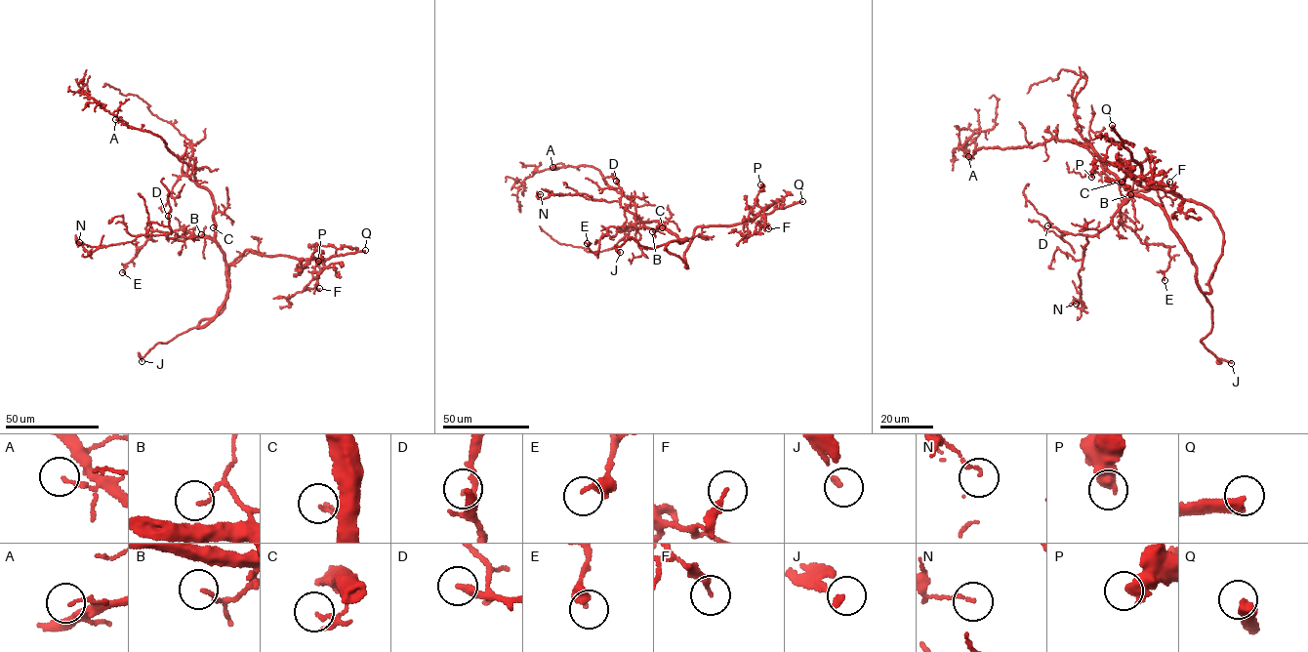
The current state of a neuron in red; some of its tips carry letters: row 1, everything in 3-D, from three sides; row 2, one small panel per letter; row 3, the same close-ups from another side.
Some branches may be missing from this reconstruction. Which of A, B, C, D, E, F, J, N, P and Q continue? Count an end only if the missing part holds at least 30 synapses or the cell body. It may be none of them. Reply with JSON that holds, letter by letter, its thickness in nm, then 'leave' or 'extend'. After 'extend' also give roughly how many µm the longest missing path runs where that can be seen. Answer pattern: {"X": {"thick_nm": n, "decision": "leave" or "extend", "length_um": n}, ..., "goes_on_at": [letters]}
{"A": {"thick_nm": 100, "decision": "leave"}, "B": {"thick_nm": 130, "decision": "leave"}, "C": {"thick_nm": 80, "decision": "leave"}, "D": {"thick_nm": 280, "decision": "leave"}, "E": {"thick_nm": 180, "decision": "leave"}, "F": {"thick_nm": 220, "decision": "leave"}, "J": {"thick_nm": 170, "decision": "extend", "length_um": 20}, "N": {"thick_nm": 110, "decision": "leave"}, "P": {"thick_nm": 500, "decision": "leave"}, "Q": {"thick_nm": 440, "decision": "extend", "length_um": 100}, "goes_on_at": ["J", "Q"]}

